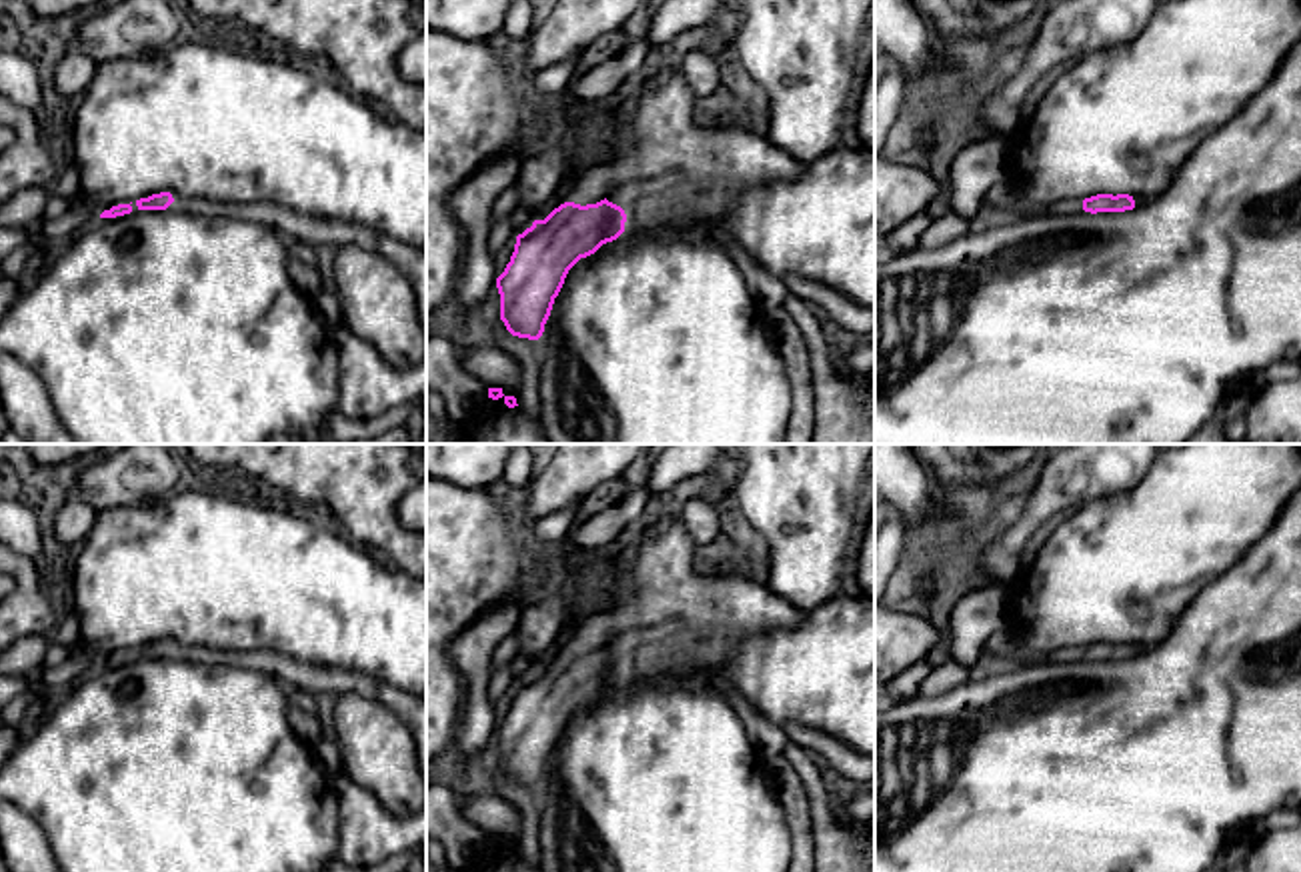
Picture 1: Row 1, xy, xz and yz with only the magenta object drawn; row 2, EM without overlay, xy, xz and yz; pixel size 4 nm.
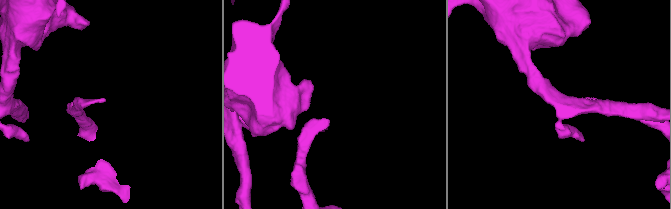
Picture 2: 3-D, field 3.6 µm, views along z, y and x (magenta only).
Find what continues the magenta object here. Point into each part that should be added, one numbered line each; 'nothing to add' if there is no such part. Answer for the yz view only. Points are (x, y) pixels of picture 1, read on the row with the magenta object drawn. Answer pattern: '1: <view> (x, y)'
1: yz (1073, 204)

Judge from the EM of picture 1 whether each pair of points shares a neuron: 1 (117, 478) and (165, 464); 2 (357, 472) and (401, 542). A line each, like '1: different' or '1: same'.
1: same
2: same

